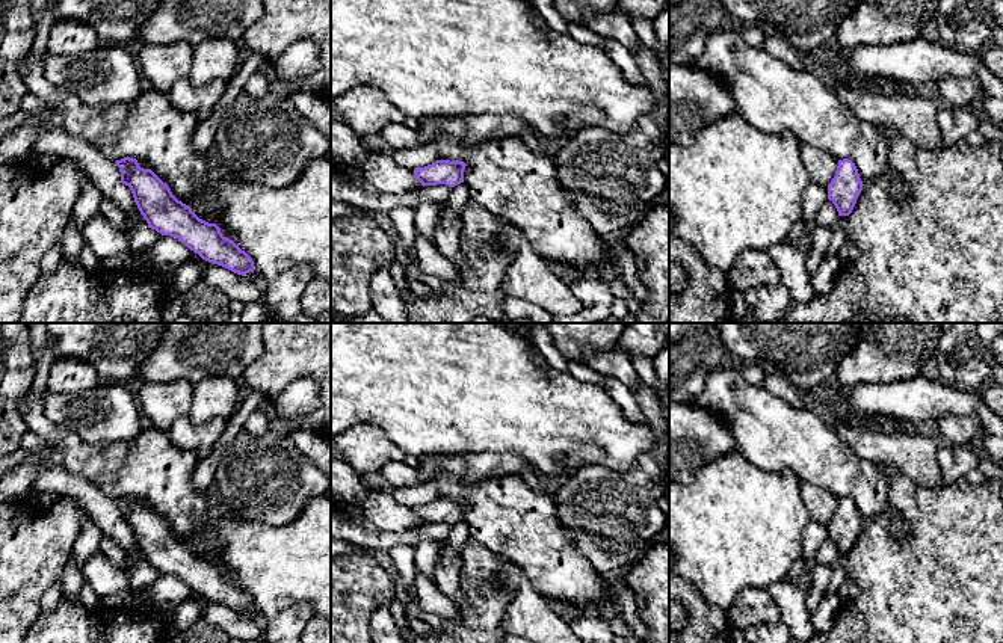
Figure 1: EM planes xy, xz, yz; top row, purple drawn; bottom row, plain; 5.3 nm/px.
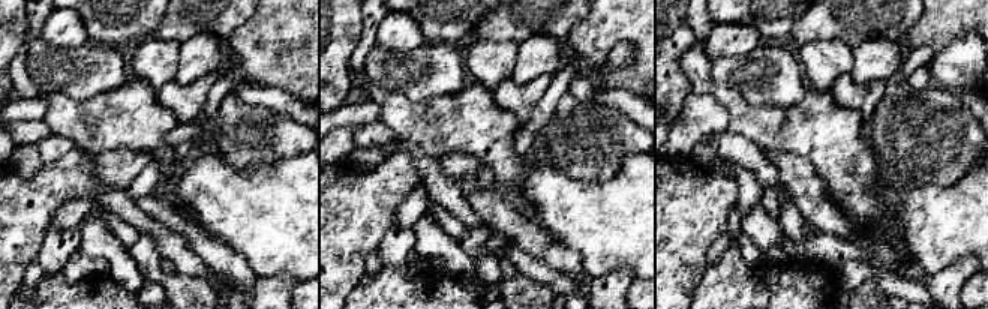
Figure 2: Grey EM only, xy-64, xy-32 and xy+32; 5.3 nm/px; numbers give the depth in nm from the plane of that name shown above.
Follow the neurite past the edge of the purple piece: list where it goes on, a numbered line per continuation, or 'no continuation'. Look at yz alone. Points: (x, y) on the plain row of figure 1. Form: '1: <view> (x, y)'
no continuation

